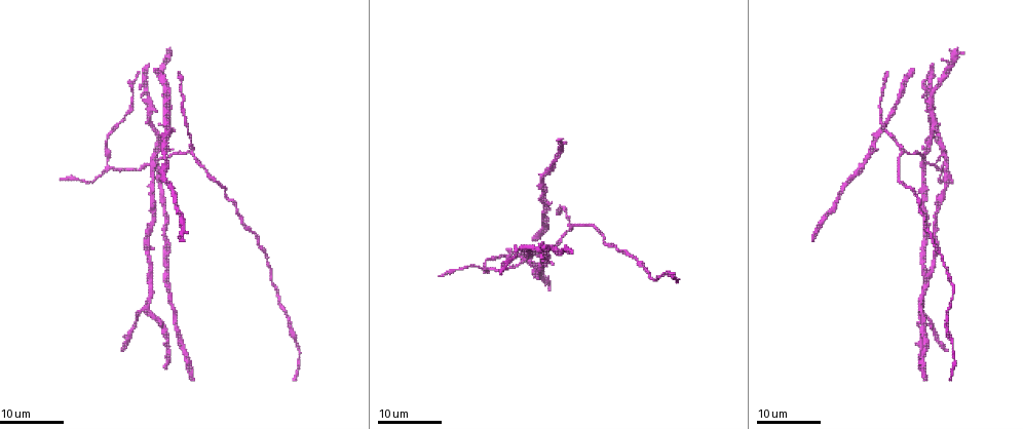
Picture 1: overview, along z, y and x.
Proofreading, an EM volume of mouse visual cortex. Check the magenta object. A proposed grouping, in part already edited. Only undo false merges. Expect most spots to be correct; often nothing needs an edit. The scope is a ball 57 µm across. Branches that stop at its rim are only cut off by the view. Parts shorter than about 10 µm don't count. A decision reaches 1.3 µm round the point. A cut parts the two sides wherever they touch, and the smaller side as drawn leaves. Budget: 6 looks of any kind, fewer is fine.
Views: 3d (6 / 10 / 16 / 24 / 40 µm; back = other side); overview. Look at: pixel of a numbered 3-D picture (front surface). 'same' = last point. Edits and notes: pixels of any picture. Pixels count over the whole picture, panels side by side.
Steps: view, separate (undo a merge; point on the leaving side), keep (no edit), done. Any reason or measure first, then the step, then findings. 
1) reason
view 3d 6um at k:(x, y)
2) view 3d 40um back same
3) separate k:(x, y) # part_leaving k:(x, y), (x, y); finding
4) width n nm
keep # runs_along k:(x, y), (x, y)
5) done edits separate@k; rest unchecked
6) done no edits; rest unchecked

arms part here
view 3d 16um at 1:(192, 151)

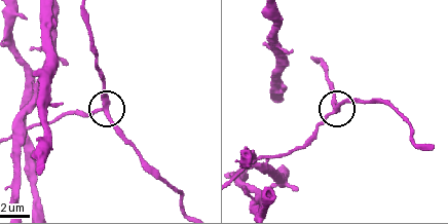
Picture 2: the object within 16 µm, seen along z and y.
view 3d 6um at 2:(337, 109)

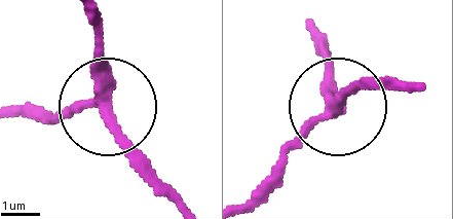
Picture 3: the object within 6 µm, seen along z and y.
view 3d 6um back at 3:(106, 108)

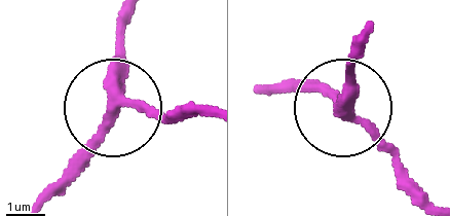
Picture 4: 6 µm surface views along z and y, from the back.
side_arm 31 um
keep # runs_along 4:(209, 118), (114, 105), (120, 13); continuous, no second cell

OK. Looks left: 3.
calibre changes
view 3d 24um at 1:(866, 159)

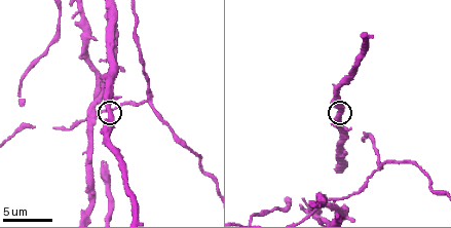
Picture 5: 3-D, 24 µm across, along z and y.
view 3d 10um at 5:(342, 114)

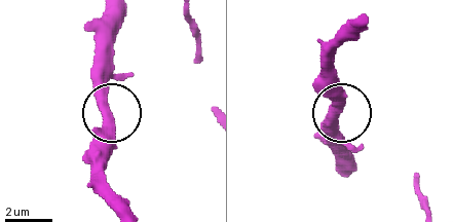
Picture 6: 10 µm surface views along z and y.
keep # all the same cell

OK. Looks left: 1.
two arms in line, one across
view 3d 10um at 5:(95, 114)

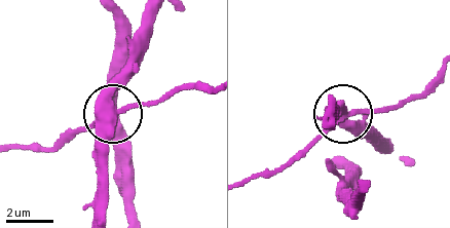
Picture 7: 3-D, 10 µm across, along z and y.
arms 3
keep # runs_along 7:(17, 146), (52, 150), (106, 120), (113, 84), (139, 58); continuous, no second cell

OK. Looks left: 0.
done no edits; rest unchecked

